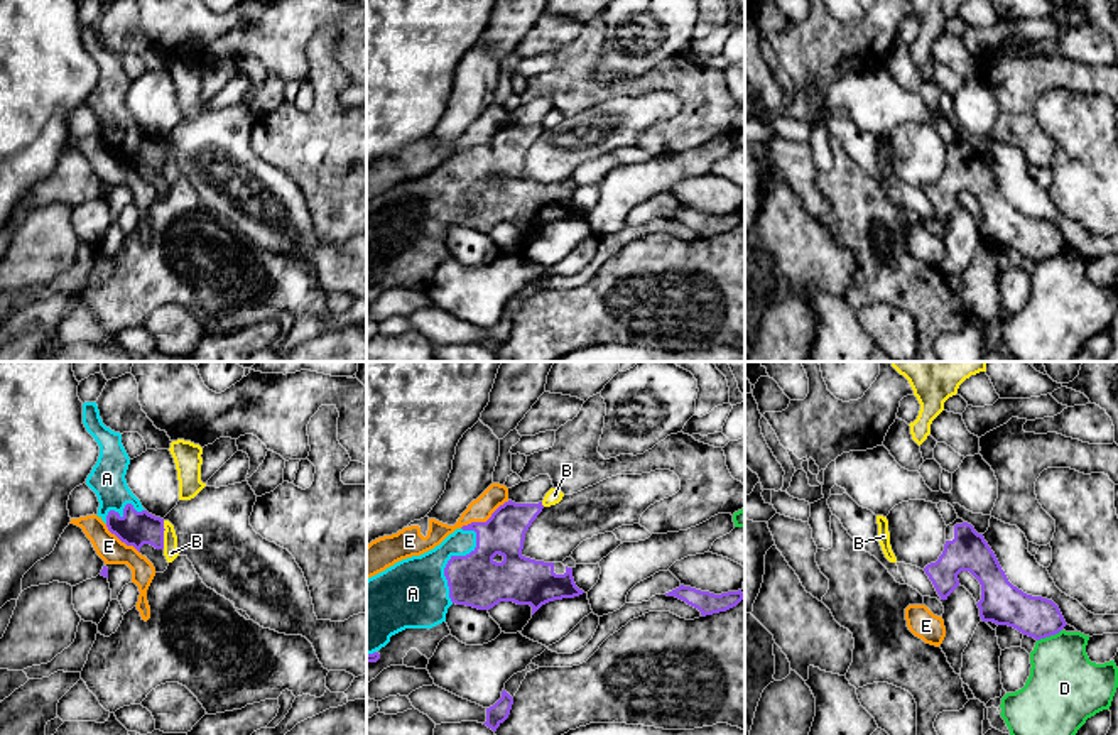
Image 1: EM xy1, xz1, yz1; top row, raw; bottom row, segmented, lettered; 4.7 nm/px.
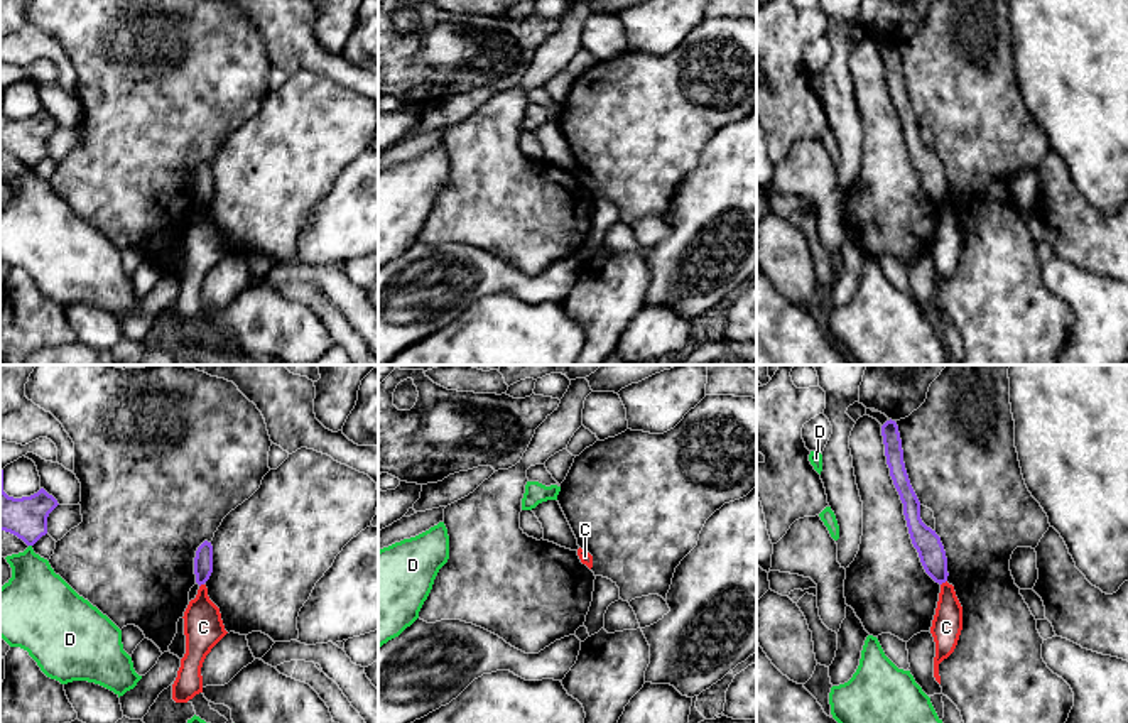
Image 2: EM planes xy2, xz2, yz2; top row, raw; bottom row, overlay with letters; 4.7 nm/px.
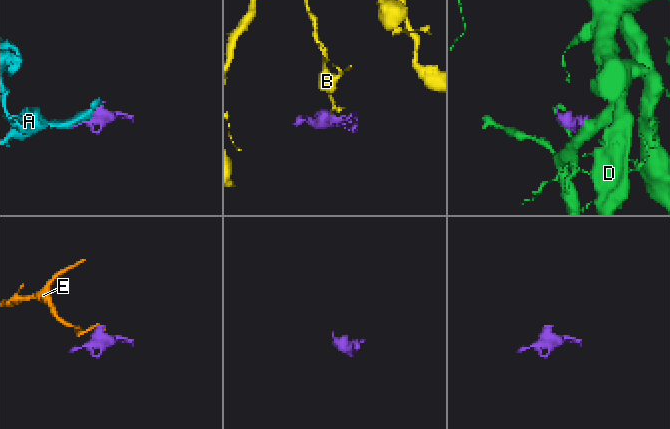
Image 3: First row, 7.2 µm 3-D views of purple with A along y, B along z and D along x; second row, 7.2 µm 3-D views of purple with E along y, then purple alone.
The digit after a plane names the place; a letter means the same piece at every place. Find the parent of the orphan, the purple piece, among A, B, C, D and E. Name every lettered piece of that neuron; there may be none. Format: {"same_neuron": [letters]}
{"same_neuron": ["A"]}

